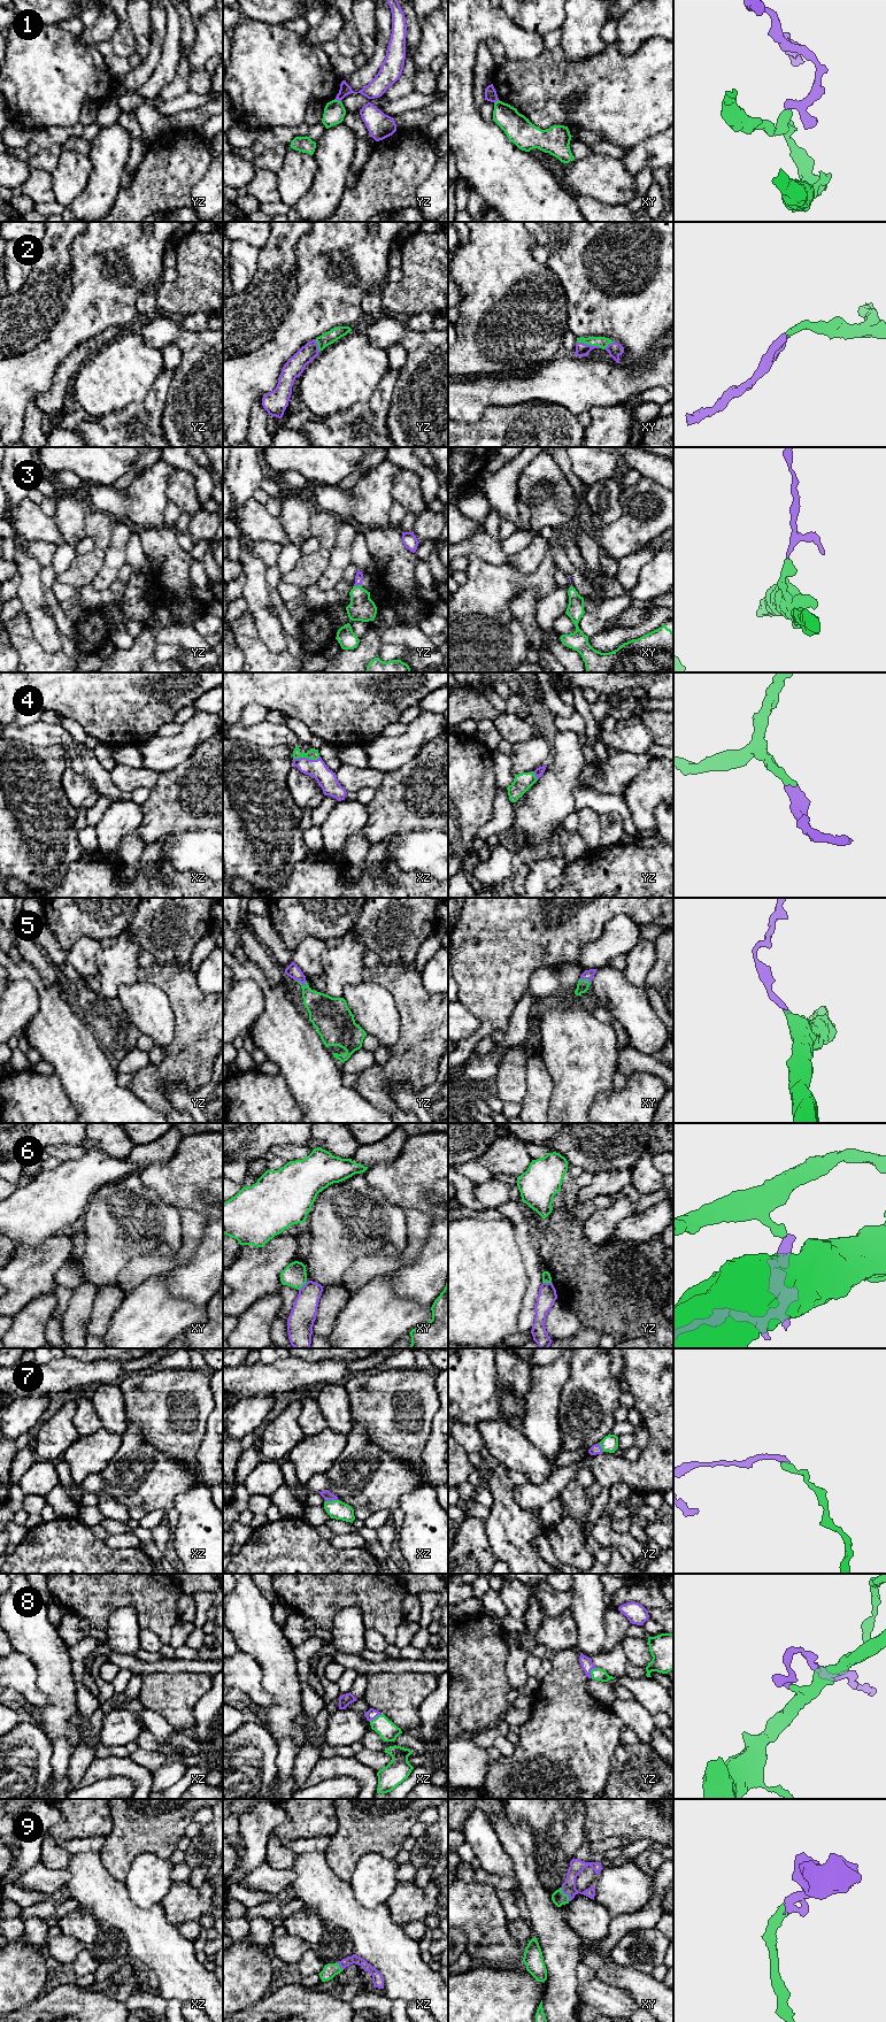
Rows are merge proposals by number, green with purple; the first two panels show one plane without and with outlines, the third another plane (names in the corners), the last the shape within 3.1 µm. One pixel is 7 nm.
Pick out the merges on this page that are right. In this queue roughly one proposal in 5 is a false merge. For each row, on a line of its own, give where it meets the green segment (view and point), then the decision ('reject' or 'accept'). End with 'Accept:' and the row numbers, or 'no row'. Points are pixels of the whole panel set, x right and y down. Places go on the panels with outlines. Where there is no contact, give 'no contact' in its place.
1: yz (338, 100) | reject
2: xy (590, 344) | accept
3: yz (357, 585) | accept
4: xz (306, 756) | accept
5: yz (300, 983) | accept
6: yz (547, 1282) | reject
7: xz (332, 1500) | accept
8: yz (591, 1671) | accept
9: xy (565, 1894) | accept
Accept: 2, 3, 4, 5, 7, 8, 9

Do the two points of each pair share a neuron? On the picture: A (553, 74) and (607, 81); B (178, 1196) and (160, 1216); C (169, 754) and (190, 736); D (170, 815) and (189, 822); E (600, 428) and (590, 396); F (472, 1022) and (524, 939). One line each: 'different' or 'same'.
A: same
B: different
C: same
D: same
E: different
F: different

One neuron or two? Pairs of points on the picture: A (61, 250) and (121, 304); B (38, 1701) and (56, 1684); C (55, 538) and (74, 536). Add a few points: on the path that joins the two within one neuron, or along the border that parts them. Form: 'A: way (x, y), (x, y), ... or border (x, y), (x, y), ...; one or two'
A: border (81, 233), (70, 245), (71, 286); two
B: border (37, 1670), (37, 1688), (46, 1697), (41, 1707); two
C: border (54, 519), (66, 543); two

